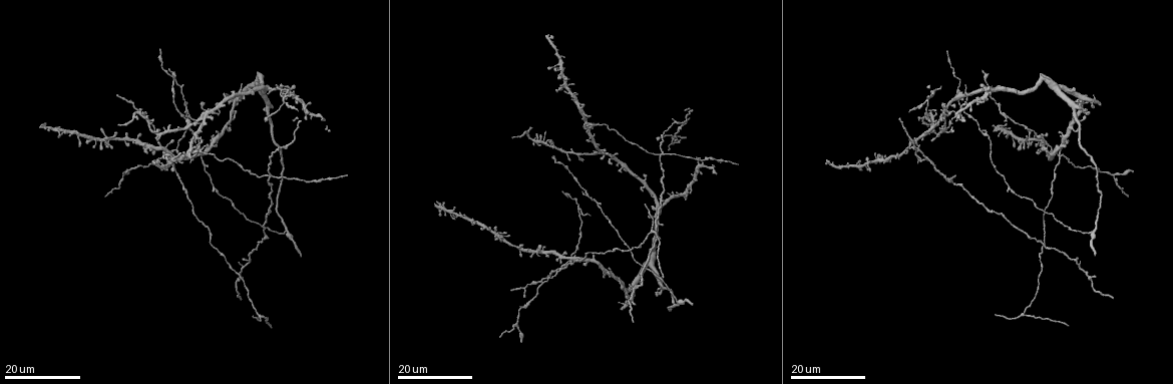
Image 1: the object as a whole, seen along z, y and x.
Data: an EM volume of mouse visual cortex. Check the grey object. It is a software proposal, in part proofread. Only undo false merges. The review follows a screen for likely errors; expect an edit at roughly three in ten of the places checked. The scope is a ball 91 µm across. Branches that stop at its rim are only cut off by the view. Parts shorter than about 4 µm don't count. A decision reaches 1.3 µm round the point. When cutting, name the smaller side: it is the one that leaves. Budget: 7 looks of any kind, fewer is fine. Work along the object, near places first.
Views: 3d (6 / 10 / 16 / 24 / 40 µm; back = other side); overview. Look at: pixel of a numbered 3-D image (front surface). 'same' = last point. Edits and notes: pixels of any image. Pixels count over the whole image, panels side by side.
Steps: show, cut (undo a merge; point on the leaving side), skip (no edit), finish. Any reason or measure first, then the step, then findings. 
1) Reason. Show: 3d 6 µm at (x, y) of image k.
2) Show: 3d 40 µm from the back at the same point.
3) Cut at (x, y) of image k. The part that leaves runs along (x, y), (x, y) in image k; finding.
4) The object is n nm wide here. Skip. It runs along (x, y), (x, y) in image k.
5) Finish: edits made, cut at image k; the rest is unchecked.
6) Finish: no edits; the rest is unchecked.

Show: 3d 16 µm at (1058, 157) of image 1.

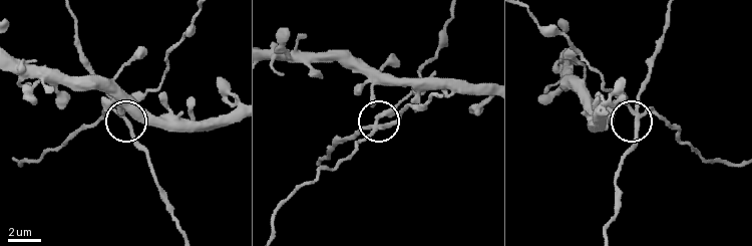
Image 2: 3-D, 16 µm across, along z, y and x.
Show: 3d 10 µm at (640, 118) of image 2.

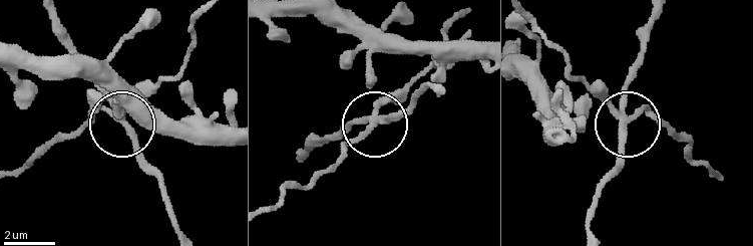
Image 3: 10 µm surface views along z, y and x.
4 arms meet here. Cut at (347, 149) of image 3. The part that leaves runs along (622, 113), (527, 16) in image 3; a second neuron is stuck on.

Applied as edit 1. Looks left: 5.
Show: overview.

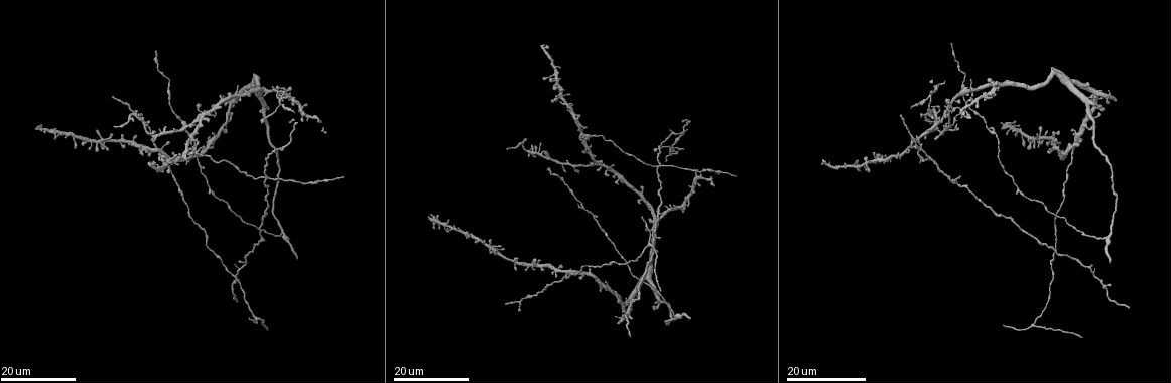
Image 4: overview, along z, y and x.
Three arms meet. Show: 3d 16 µm at (1030, 326) of image 4.

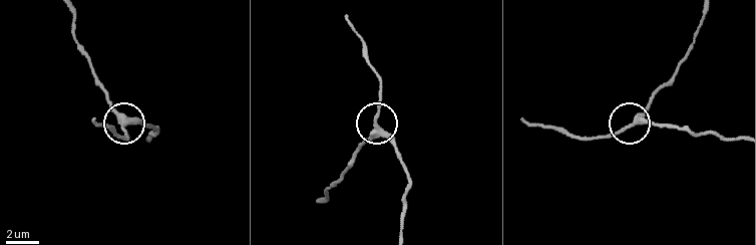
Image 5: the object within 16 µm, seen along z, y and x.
Show: 3d 6 µm at (634, 122) of image 5.

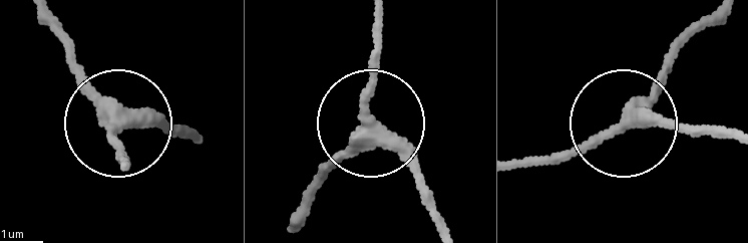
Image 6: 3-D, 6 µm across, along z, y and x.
3 arms meet here. Skip. It runs along (293, 216), (365, 130), (376, 15) in image 6; all the same neuron.

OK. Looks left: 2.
Looks like a crossing. Show: 3d 24 µm at (588, 136) of image 4.

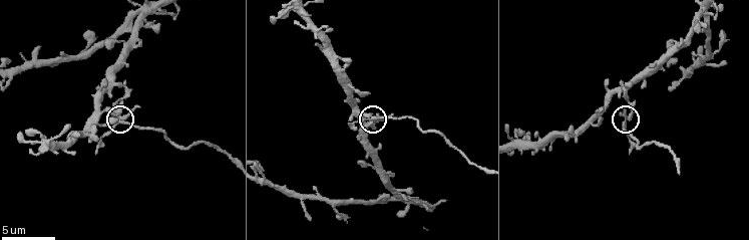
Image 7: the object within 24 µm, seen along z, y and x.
Show: 3d 10 µm at (118, 124) of image 7.

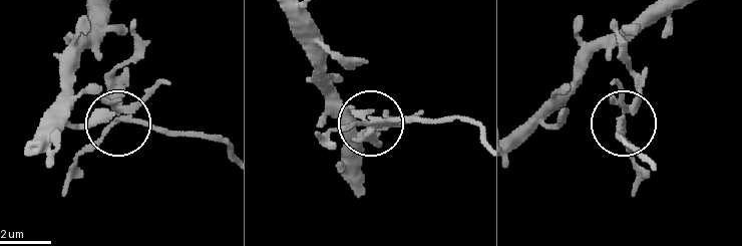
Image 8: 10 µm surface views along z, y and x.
Cut at (95, 148) of image 8. The part that leaves runs along (625, 114), (638, 78), (614, 22) in image 8; a second neuron is stuck on.

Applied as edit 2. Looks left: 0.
Finish: edits made, cut at image 3, cut at image 8; the rest is unchecked.

